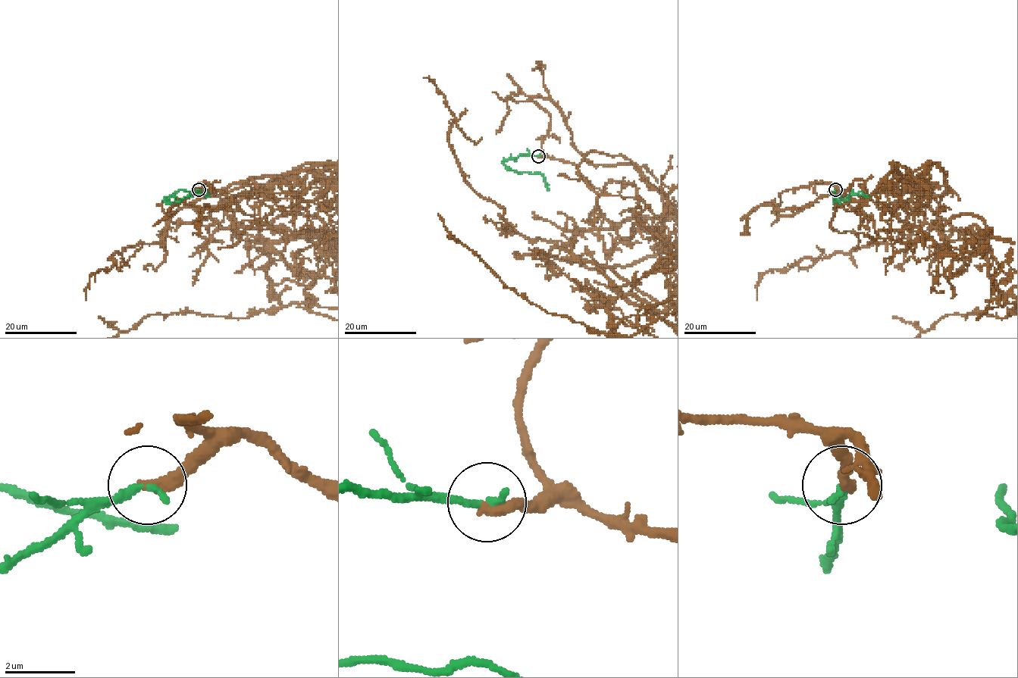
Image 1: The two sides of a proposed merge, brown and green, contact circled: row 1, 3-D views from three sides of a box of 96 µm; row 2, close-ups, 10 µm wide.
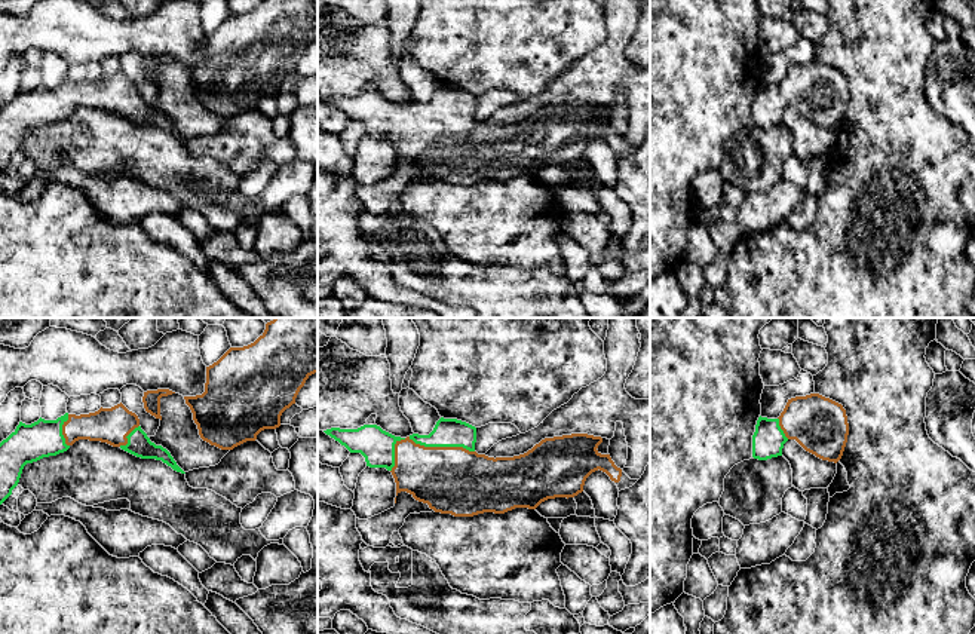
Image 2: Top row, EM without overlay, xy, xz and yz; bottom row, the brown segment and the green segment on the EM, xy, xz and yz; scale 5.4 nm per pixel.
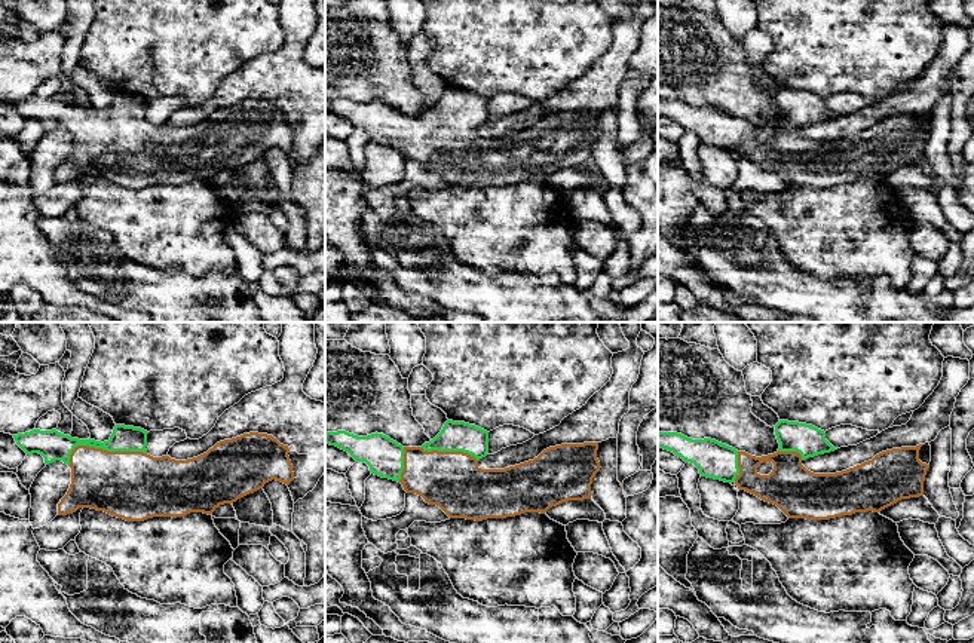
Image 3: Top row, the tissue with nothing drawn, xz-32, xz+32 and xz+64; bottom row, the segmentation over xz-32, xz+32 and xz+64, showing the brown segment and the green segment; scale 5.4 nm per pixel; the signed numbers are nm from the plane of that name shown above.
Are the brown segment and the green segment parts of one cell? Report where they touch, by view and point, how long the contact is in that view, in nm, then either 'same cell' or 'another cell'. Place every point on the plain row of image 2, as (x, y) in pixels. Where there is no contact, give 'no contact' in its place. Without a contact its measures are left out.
meets brown in xz at (441, 115); contact 360 nm long; same cell

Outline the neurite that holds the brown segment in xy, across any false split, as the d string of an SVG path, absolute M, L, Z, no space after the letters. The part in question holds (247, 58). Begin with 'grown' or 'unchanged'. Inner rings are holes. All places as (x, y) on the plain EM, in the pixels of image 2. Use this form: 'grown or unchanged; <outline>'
unchanged; M263 0L254 10L230 15L217 30L206 34L205 59L184 67L193 80L200 105L221 117L233 117L246 108L255 108L264 97L279 95L282 80L295 71L300 56L315 40L318 40L318 0Z

